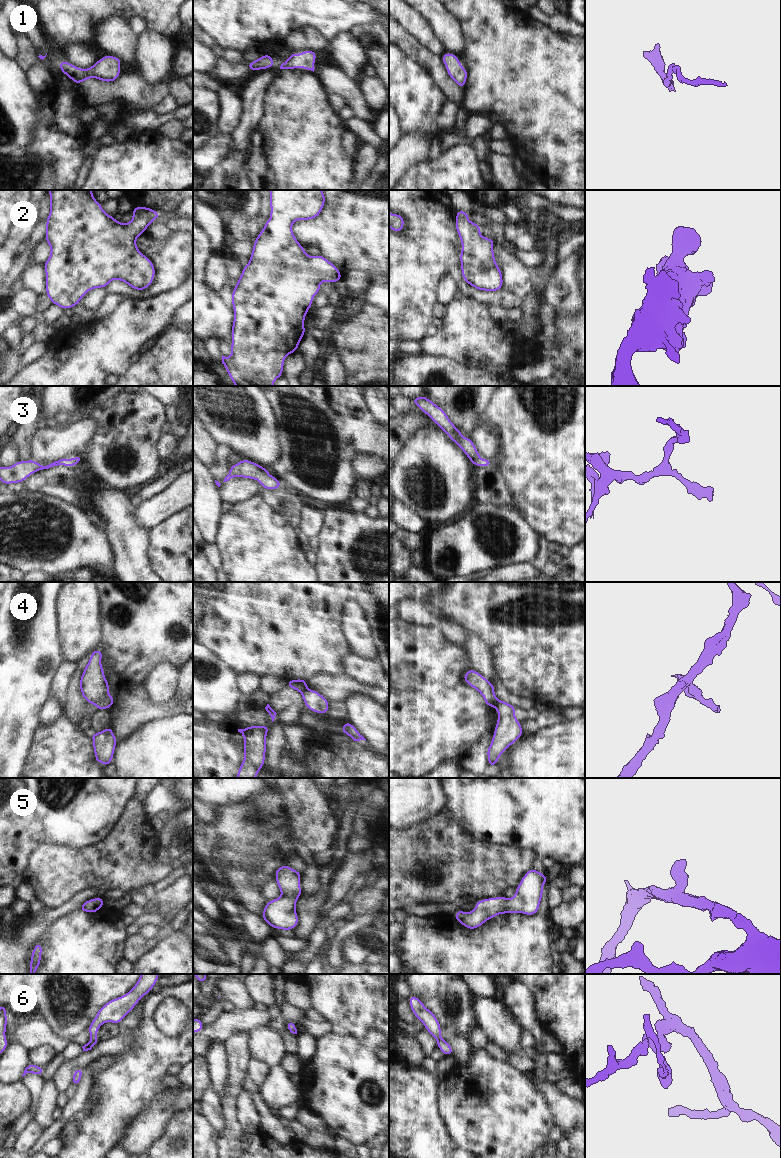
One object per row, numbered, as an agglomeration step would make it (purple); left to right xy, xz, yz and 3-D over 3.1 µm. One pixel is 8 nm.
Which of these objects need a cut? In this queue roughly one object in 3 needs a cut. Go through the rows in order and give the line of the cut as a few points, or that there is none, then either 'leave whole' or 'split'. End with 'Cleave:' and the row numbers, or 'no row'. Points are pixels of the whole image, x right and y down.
1: no cut | leave whole
2: no cut | leave whole
3: no cut | leave whole
4: yz (498, 700), (494, 706) | split
5: no cut | leave whole
6: no cut | leave whole
Cleave: 4

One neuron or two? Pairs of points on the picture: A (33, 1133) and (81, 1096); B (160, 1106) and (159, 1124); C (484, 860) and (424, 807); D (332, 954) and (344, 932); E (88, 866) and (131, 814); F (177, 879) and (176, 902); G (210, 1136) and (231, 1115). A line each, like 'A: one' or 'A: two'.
A: two
B: one
C: two
D: one
E: one
F: one
G: two

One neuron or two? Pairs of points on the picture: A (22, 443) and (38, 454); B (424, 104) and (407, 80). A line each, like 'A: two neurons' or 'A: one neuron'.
A: two neurons
B: one neuron

